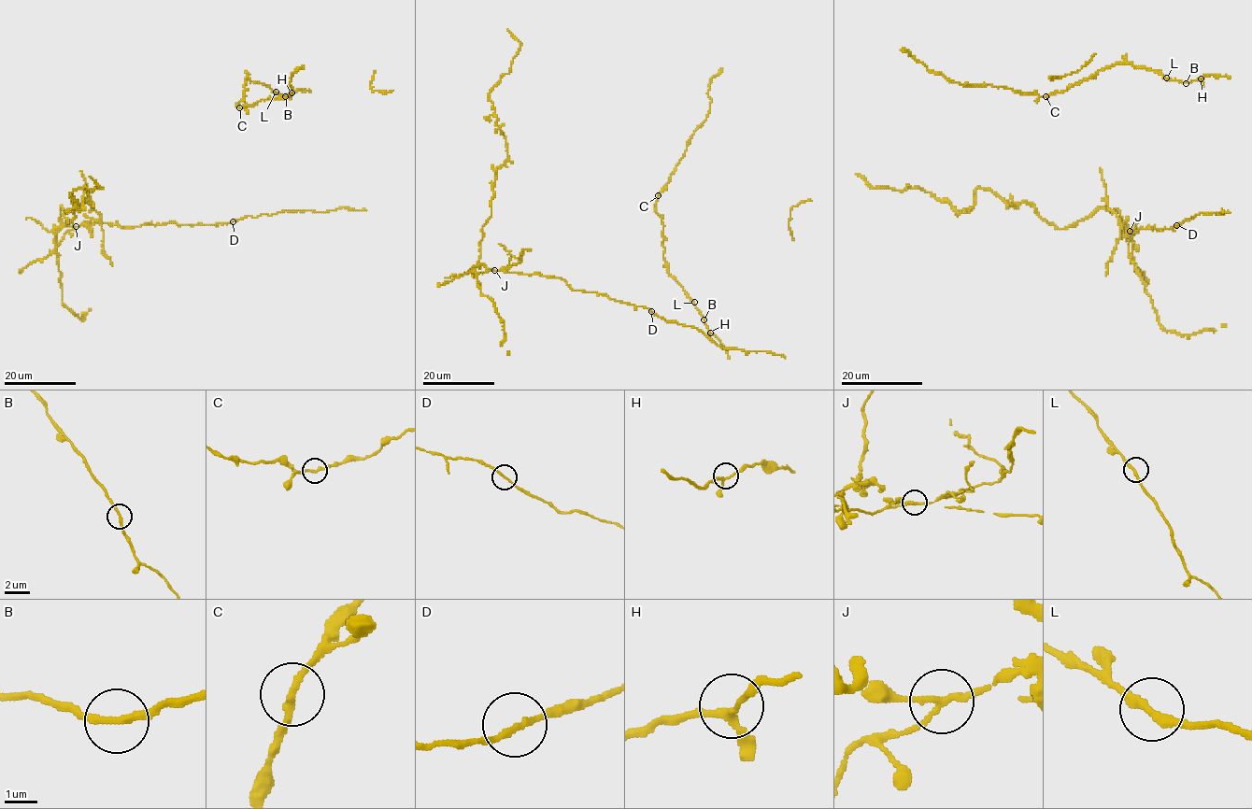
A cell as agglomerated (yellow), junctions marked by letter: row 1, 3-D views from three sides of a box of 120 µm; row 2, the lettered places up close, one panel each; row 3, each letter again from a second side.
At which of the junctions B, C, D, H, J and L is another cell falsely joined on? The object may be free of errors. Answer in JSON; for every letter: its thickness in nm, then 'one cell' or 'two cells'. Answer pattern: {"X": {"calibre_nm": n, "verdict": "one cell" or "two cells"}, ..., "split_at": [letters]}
{"B": {"calibre_nm": 200, "verdict": "one cell"}, "C": {"calibre_nm": 200, "verdict": "one cell"}, "D": {"calibre_nm": 160, "verdict": "one cell"}, "H": {"calibre_nm": 170, "verdict": "one cell"}, "J": {"calibre_nm": 170, "verdict": "two cells"}, "L": {"calibre_nm": 240, "verdict": "one cell"}, "split_at": ["J"]}

